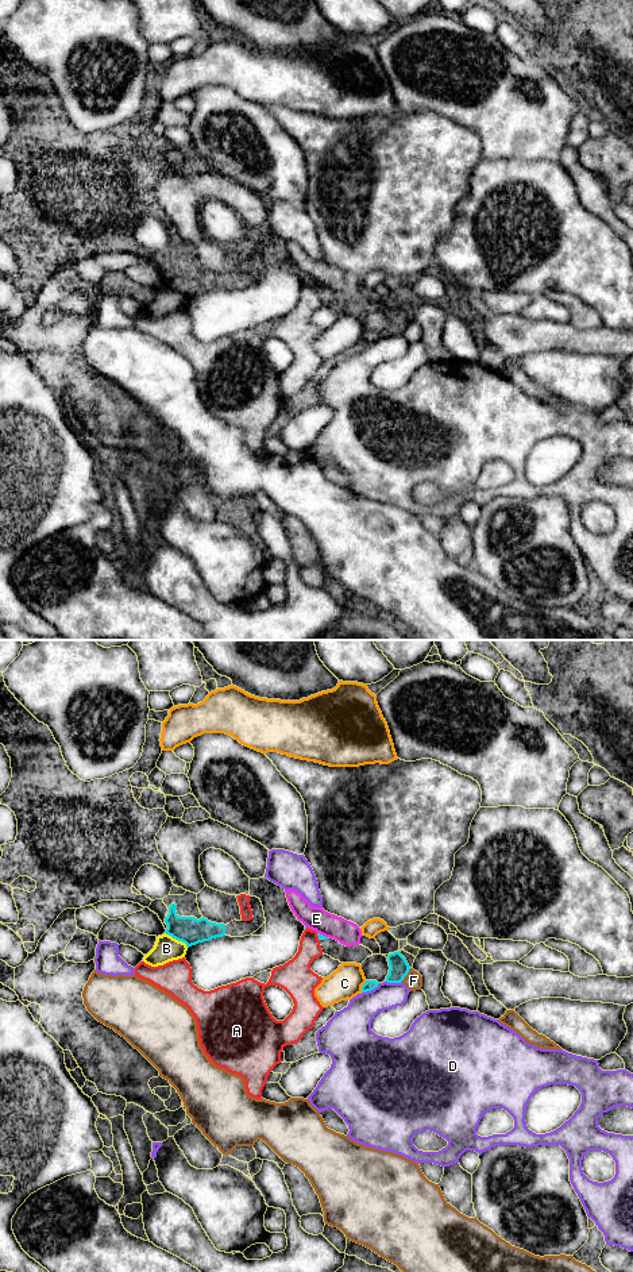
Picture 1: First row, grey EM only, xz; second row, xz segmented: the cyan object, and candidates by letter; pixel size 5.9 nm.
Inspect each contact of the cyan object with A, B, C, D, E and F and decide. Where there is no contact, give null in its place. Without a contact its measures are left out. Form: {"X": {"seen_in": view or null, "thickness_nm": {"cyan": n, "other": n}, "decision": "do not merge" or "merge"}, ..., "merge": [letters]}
{"A": {"seen_in": "xz", "thickness_nm": {"cyan": 30, "other": 170}, "decision": "do not merge"}, "B": {"seen_in": "xz", "thickness_nm": {"cyan": 160, "other": 150}, "decision": "do not merge"}, "C": {"seen_in": "xz", "thickness_nm": {"cyan": 60, "other": 190}, "decision": "do not merge"}, "D": {"seen_in": "xz", "thickness_nm": {"cyan": 60, "other": 240}, "decision": "do not merge"}, "E": {"seen_in": "xz", "thickness_nm": {"cyan": 30, "other": 140}, "decision": "do not merge"}, "F": {"seen_in": "xz", "thickness_nm": {"cyan": 110, "other": 110}, "decision": "do not merge"}, "merge": []}

